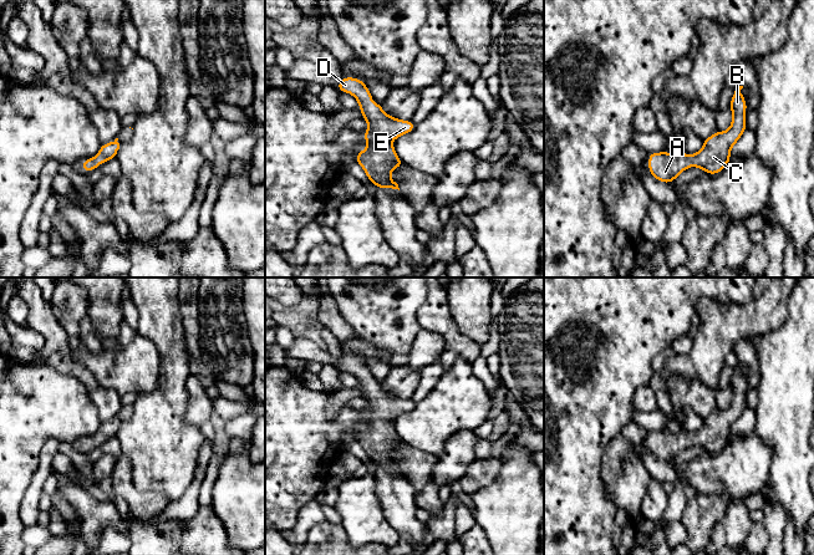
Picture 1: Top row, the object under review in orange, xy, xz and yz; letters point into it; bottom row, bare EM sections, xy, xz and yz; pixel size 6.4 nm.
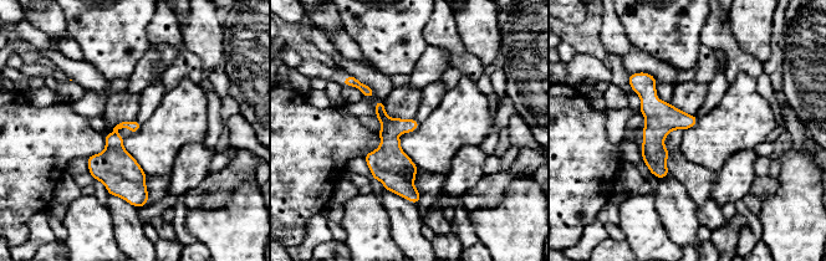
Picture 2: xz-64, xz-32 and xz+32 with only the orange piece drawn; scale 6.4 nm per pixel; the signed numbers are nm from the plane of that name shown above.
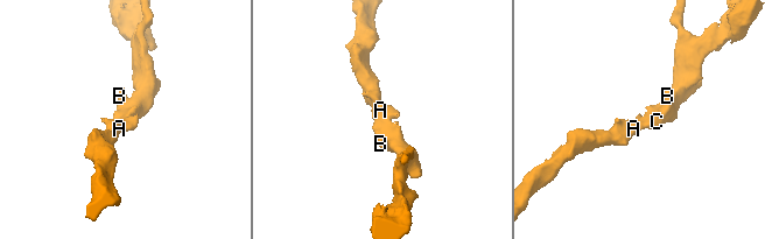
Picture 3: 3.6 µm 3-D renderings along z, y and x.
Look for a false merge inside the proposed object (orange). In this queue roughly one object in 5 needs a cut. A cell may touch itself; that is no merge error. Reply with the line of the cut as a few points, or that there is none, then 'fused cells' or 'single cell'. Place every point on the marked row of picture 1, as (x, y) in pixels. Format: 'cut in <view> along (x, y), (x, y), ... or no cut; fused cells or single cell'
no cut; single cell

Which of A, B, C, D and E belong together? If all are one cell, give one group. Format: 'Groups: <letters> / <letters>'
Groups: A B C D E

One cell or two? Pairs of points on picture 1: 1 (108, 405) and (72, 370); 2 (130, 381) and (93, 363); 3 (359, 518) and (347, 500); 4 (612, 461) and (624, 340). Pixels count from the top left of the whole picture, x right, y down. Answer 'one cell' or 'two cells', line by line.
1: one cell
2: one cell
3: one cell
4: two cells

